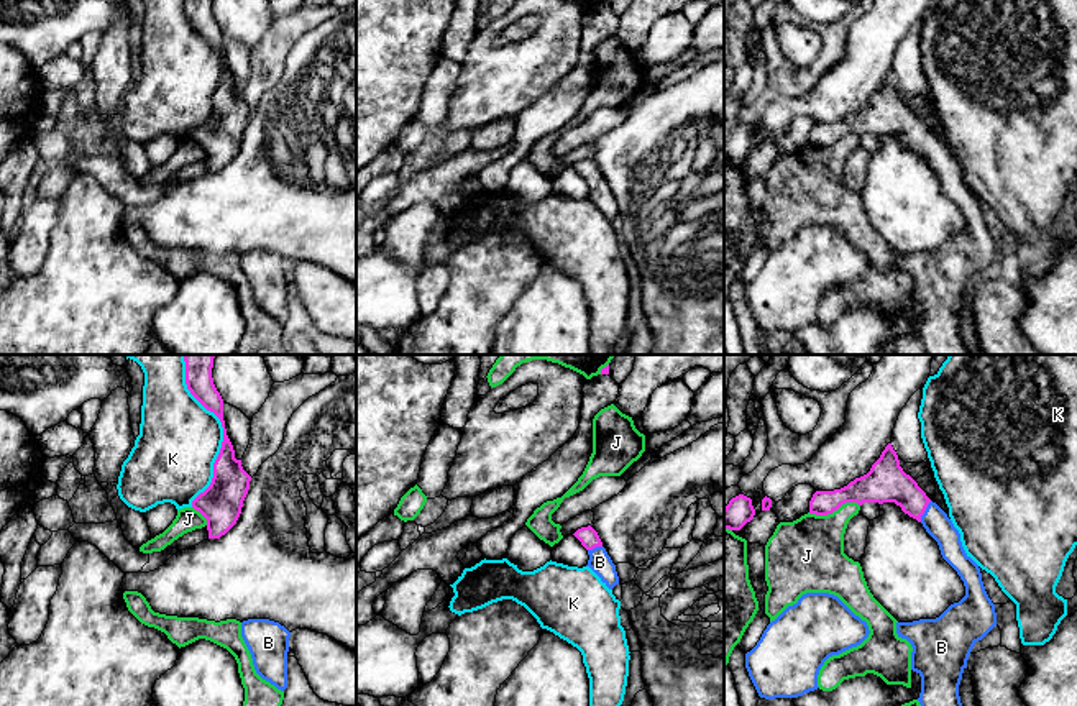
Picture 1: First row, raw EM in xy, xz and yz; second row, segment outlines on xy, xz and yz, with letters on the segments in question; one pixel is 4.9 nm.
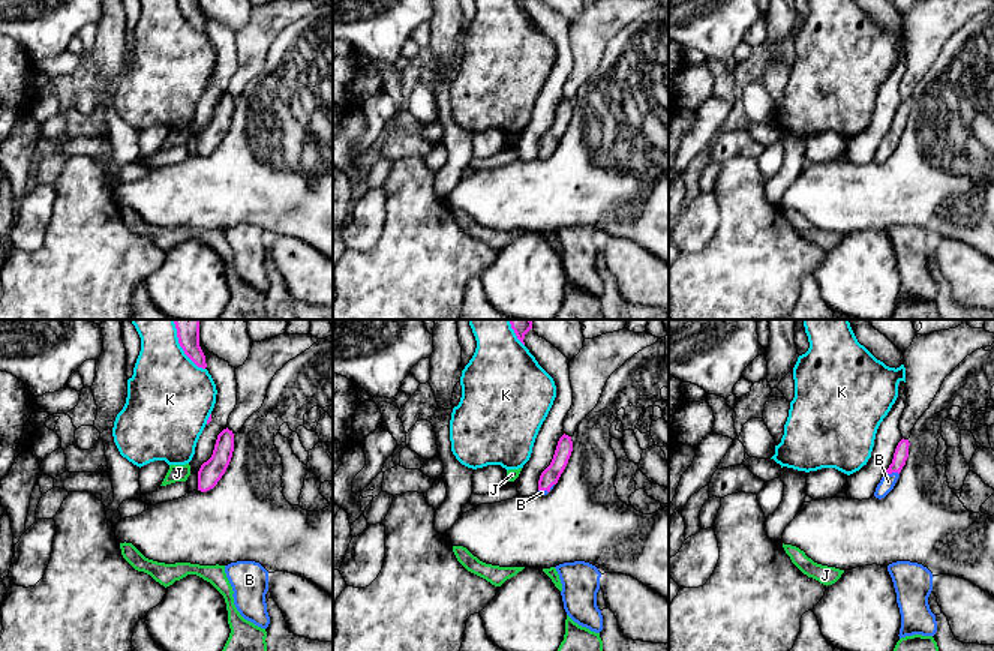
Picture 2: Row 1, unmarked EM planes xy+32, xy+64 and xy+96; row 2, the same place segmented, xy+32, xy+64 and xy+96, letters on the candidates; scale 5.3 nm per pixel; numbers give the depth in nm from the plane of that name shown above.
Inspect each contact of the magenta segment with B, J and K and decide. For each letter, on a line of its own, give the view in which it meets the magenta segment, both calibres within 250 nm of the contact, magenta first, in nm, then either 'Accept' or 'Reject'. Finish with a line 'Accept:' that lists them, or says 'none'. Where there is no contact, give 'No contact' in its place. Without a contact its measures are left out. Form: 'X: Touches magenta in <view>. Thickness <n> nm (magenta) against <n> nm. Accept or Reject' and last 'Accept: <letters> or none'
B: Touches magenta in yz. Thickness 200 nm (magenta) against 130 nm. Accept
J: Touches magenta in yz. Thickness 160 nm (magenta) against 360 nm. Reject
K: Touches magenta in xy. Thickness 170 nm (magenta) against 400 nm. Reject
Accept: B

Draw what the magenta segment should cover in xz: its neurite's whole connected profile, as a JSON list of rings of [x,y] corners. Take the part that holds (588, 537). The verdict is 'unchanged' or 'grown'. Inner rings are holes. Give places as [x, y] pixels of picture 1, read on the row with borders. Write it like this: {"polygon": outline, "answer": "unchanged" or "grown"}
{"polygon": [[[588,525],[578,529],[573,535],[588,550],[589,560],[586,566],[589,566],[609,589],[619,585],[616,565],[603,547],[598,532],[591,525]]], "answer": "grown"}

